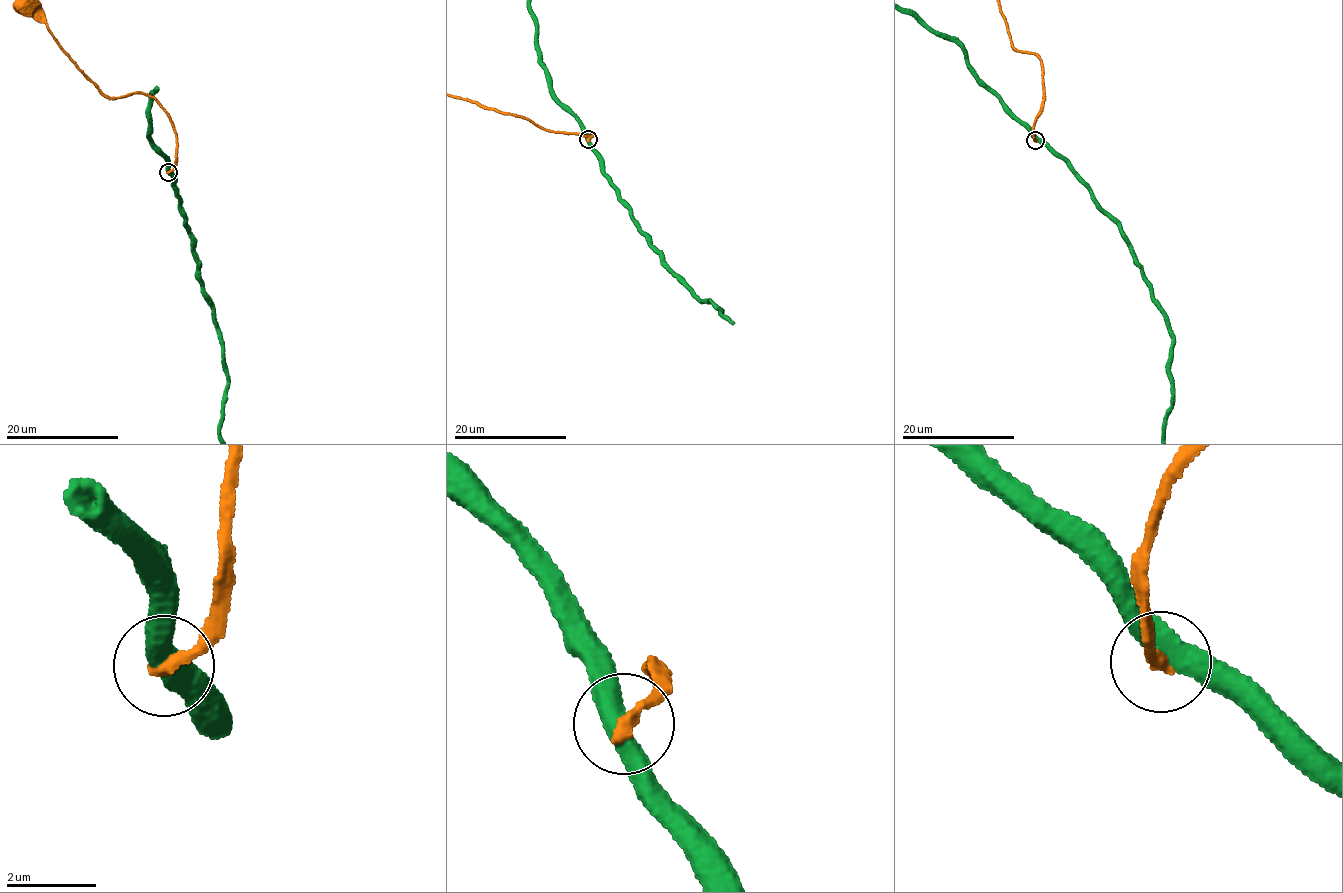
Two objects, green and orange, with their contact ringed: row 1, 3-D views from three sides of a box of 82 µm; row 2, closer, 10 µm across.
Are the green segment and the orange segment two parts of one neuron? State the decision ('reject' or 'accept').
reject

